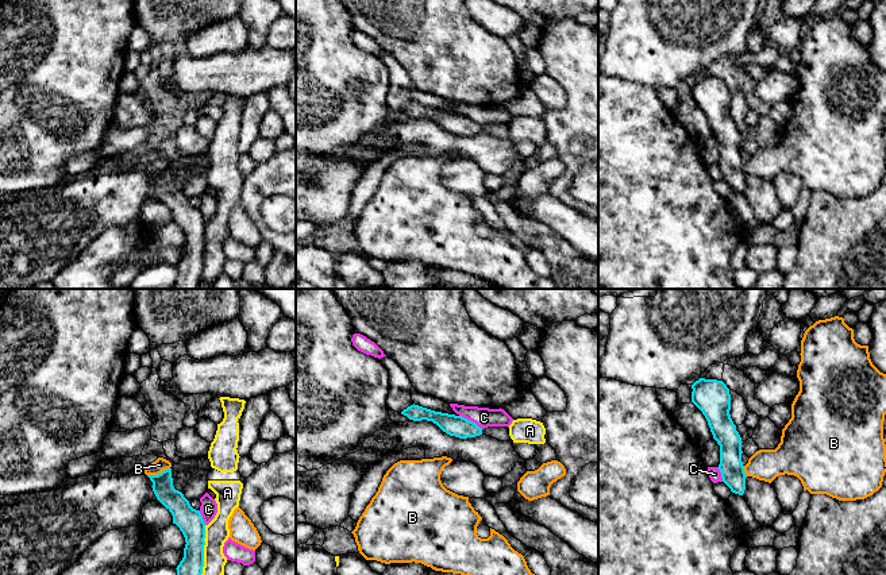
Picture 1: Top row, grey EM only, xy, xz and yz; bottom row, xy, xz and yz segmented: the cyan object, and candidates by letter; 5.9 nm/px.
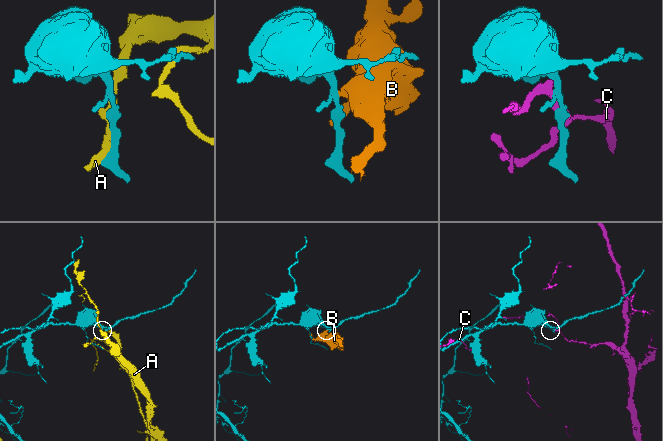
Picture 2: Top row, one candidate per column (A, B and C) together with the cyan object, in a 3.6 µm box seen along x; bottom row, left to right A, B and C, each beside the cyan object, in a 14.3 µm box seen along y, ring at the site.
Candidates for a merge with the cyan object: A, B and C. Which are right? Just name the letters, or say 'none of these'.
none of these

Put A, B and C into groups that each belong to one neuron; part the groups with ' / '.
A / B / C

